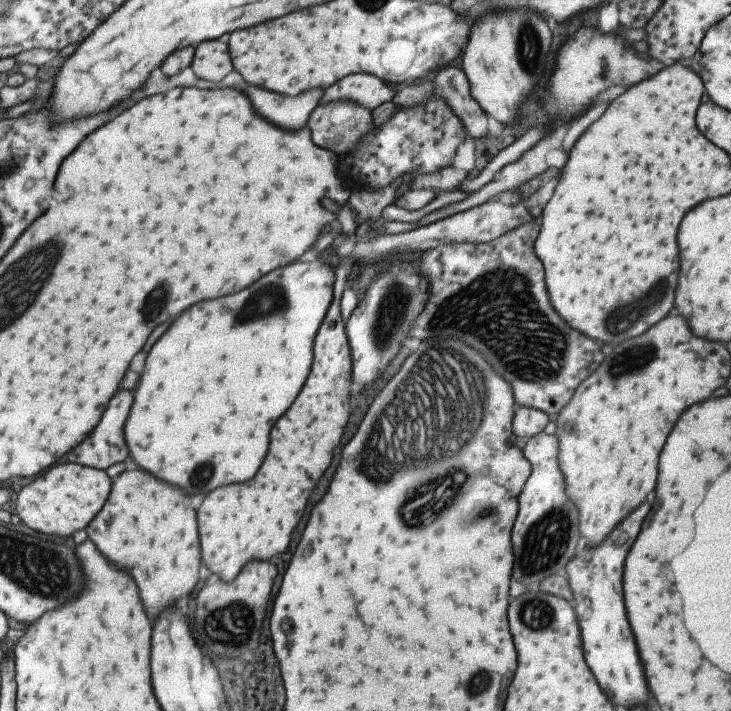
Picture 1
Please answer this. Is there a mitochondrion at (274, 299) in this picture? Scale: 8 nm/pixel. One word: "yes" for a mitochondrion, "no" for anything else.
yes

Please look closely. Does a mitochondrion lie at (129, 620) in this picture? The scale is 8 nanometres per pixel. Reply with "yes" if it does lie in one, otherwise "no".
no

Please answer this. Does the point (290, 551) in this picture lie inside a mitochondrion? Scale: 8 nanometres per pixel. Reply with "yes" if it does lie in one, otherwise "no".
no

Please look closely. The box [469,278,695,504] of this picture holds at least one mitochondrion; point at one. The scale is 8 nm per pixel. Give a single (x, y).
(633, 360)

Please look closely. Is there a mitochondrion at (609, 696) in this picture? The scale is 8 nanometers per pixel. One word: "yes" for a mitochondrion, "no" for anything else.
no

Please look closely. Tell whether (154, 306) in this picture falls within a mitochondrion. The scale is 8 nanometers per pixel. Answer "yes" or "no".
yes

